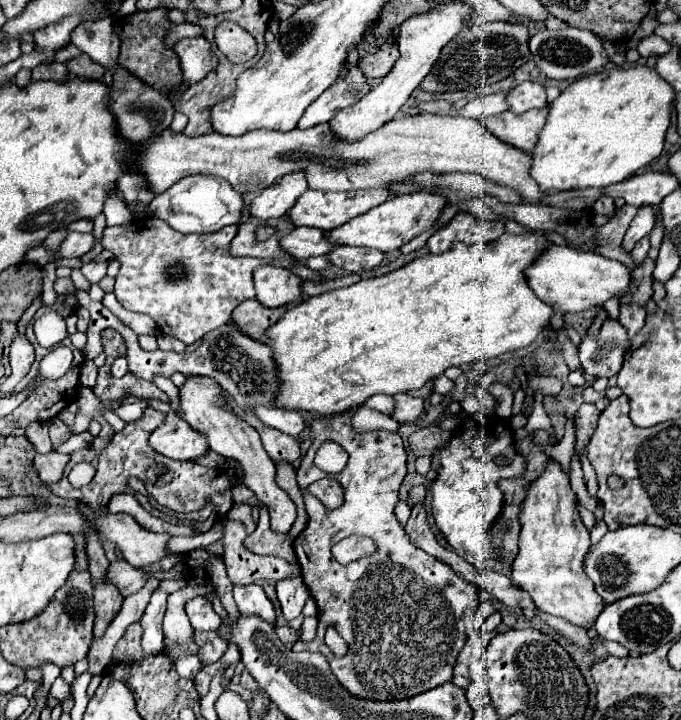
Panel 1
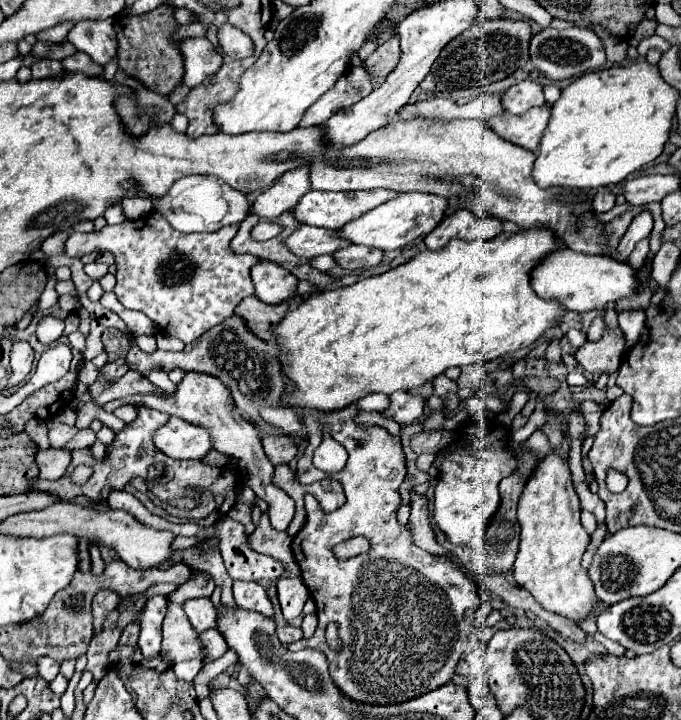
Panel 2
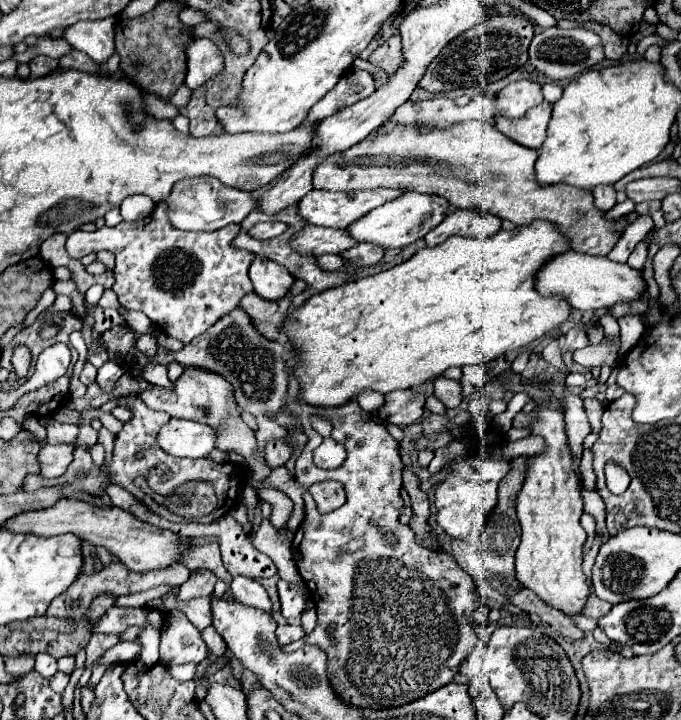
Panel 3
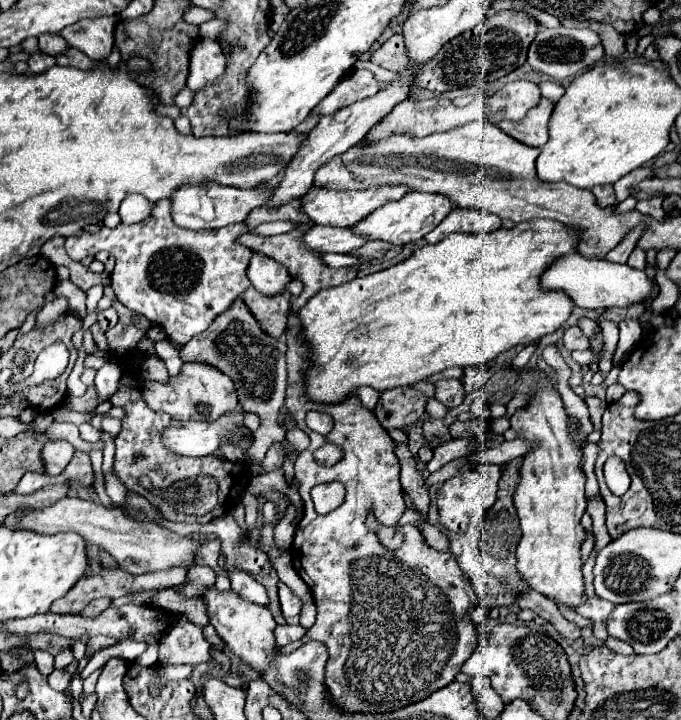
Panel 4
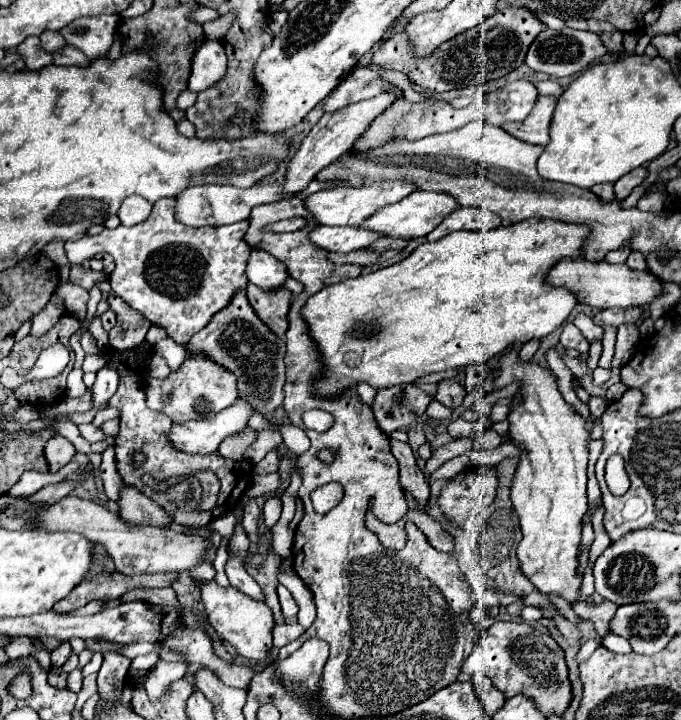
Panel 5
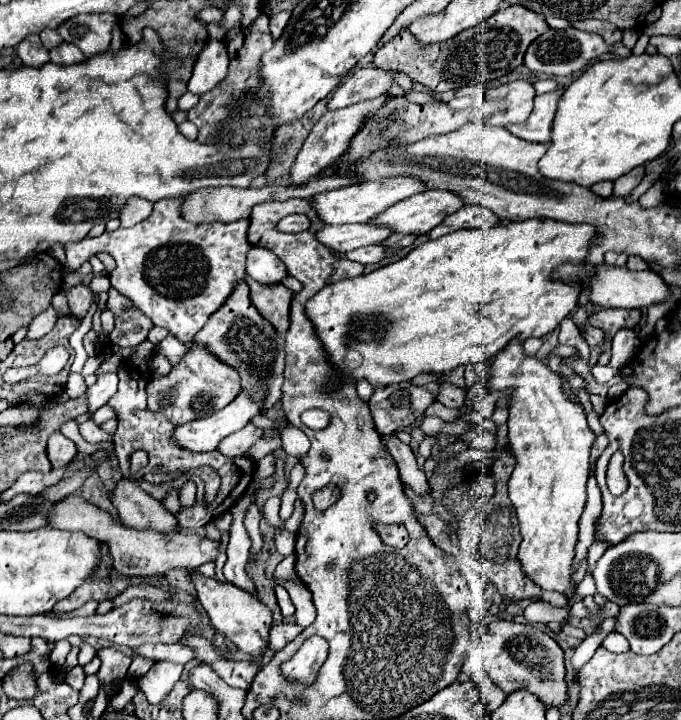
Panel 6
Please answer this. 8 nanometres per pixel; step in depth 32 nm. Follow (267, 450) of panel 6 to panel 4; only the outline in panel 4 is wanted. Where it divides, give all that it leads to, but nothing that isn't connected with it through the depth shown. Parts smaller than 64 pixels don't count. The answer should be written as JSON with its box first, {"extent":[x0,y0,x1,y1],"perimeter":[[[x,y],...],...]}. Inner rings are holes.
{"extent":[182,296,286,462],"perimeter":[[[240,296],[240,300],[236,300],[236,304],[232,304],[232,308],[228,308],[228,312],[222,312],[222,316],[216,316],[216,320],[204,332],[196,334],[186,346],[182,346],[184,362],[194,362],[194,360],[206,362],[206,364],[216,366],[224,374],[232,376],[232,380],[236,384],[238,400],[244,406],[244,410],[256,412],[260,416],[262,426],[254,432],[254,444],[248,448],[246,460],[260,462],[260,460],[264,460],[264,454],[272,444],[282,444],[284,442],[284,428],[276,422],[276,416],[278,416],[278,410],[284,404],[284,392],[286,392],[286,362],[284,362],[284,354],[286,354],[286,344],[276,340],[274,336],[268,336],[260,328],[260,322],[252,316],[252,312],[248,312],[248,306],[244,304],[242,296]]]}

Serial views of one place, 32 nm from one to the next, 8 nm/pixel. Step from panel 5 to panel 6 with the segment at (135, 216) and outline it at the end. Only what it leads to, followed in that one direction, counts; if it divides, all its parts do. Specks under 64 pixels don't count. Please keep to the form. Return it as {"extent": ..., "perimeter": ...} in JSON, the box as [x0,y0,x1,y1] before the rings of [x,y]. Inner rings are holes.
{"extent":[120,198,152,226],"perimeter":[[[132,198],[128,200],[126,208],[120,214],[122,226],[134,226],[142,220],[142,216],[148,216],[152,212],[152,202],[142,200],[142,198]]]}

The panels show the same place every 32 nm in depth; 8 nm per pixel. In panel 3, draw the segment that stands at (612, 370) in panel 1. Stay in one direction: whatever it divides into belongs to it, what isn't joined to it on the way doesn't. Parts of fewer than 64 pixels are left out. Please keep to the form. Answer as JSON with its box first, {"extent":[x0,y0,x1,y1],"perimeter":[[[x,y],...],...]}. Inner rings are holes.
{"extent":[574,340,618,370],"perimeter":[[[606,340],[600,344],[600,346],[586,346],[582,350],[576,350],[574,352],[574,360],[582,366],[586,366],[588,370],[590,368],[600,368],[602,364],[610,364],[612,368],[616,366],[616,352],[618,352],[618,344],[616,346],[610,346]]]}

